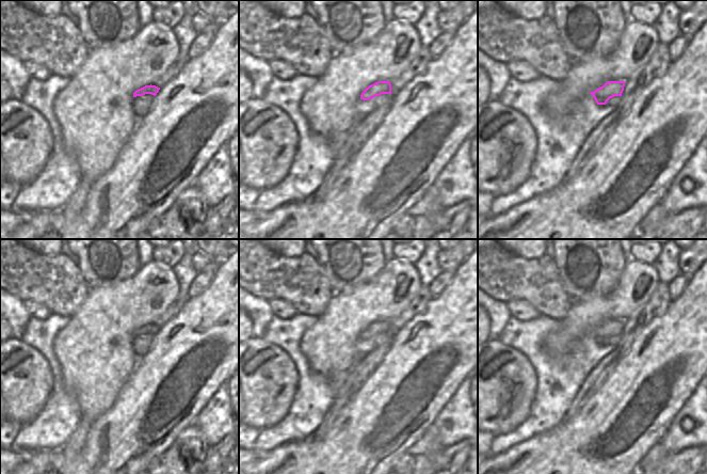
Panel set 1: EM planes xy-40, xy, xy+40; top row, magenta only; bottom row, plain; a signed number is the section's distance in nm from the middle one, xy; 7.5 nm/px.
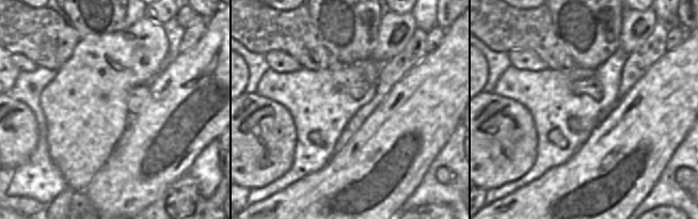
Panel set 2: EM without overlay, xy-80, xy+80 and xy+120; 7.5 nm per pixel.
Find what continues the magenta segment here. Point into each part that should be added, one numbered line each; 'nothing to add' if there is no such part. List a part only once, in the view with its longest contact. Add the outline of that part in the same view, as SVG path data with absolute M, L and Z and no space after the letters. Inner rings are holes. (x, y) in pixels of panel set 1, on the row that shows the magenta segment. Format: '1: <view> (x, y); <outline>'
1: xy-40 (142, 105); M145 94L133 98L133 112L139 120L146 116L152 106L154 99L155 96L151 94Z

